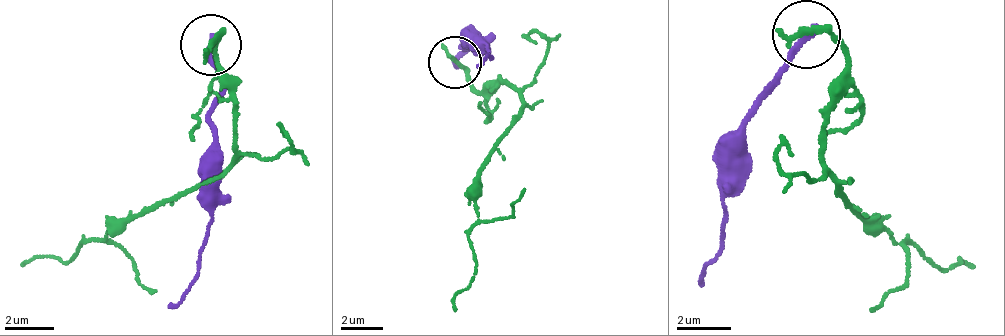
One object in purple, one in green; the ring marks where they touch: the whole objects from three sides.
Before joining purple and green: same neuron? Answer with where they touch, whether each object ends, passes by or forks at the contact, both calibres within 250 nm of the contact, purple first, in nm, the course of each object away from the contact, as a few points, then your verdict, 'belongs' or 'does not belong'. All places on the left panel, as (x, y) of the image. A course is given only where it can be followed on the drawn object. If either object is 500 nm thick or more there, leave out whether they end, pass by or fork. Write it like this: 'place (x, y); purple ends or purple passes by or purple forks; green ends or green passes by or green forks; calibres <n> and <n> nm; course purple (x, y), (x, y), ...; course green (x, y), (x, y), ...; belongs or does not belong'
place (210, 45); purple ends; green ends; calibres 280 and 280 nm; course purple (211, 43), (223, 86), (216, 141), (218, 201), (192, 285), (167, 310); course green (211, 43), (218, 38), (216, 79), (231, 108), (234, 164), (130, 220), (61, 265), (56, 256), (22, 262); does not belong

